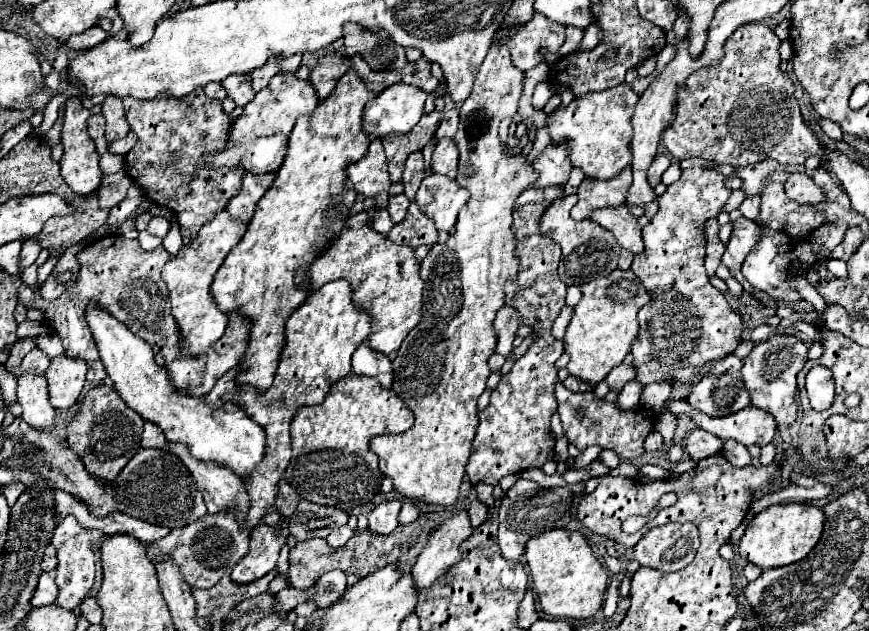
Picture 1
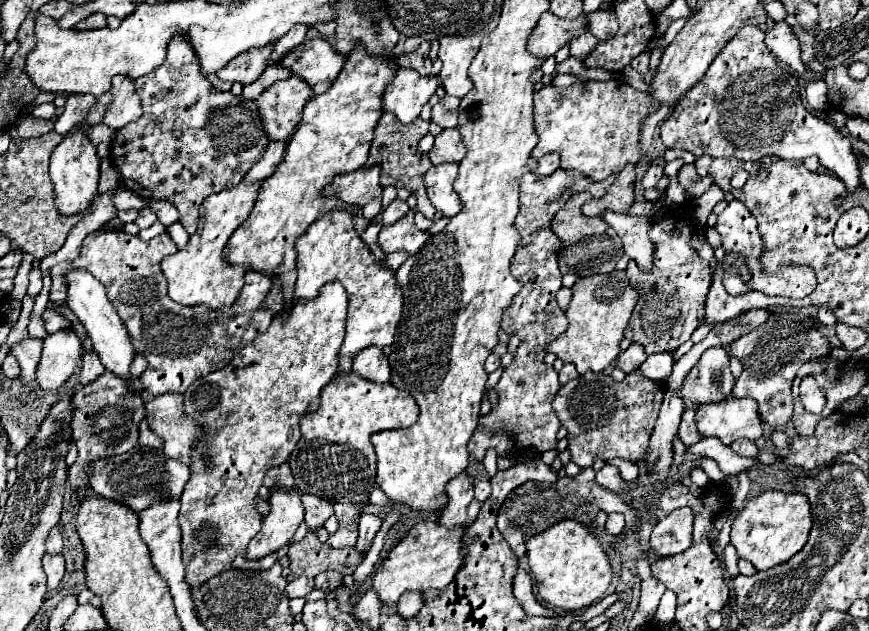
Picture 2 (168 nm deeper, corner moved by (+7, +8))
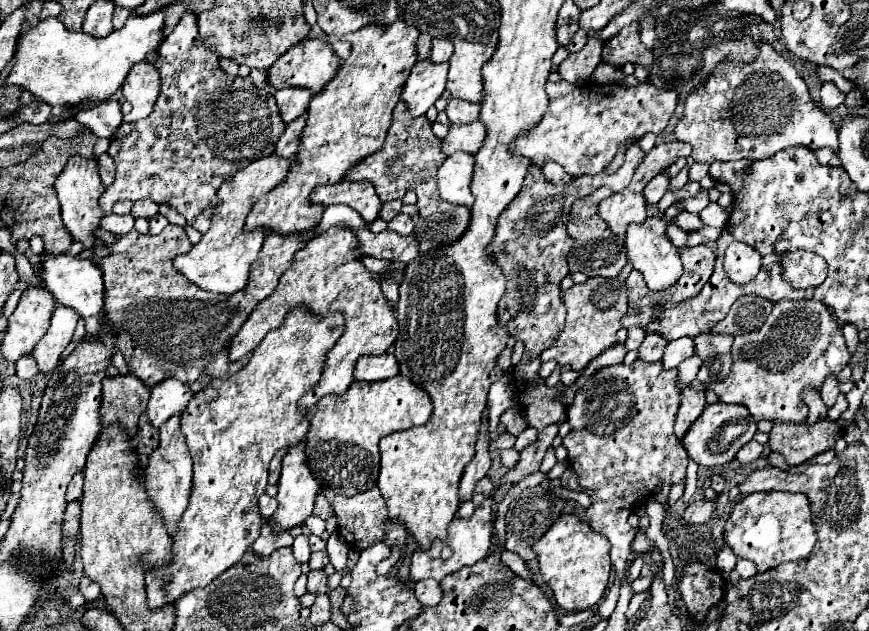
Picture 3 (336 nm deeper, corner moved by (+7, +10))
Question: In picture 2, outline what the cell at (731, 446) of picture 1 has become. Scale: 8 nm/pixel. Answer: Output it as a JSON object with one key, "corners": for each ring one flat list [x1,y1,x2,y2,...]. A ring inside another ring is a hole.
{"corners":[[736,440,736,444,730,444,730,448,738,454,738,456,746,456,746,458,756,458,758,448,754,442,750,440]]}

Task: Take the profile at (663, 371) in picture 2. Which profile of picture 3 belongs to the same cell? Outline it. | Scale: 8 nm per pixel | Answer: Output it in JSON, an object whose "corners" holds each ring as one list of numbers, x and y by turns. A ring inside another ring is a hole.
{"corners":[[680,338,680,340,672,340,668,346,666,346,666,352,664,352,664,368,678,368,680,362,684,362,686,358,690,358,694,354,694,338]]}

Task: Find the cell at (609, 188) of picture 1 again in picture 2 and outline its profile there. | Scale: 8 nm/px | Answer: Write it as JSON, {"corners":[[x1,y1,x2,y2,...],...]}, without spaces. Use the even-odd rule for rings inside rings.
{"corners":[[626,164,624,170,616,176,612,188,598,198,598,200,588,200,582,208,584,216,600,216,604,210,614,210,614,212,626,212,628,206,634,202,634,182,636,182,636,172,634,164]]}

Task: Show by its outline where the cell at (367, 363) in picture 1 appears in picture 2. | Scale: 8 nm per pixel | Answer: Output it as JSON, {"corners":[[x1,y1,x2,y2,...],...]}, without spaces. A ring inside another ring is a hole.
{"corners":[[368,346,360,354,356,354,352,370,370,382,388,382,390,380,388,358,376,346]]}

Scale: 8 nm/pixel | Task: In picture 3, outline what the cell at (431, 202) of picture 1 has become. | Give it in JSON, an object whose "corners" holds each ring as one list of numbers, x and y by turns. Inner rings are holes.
{"corners":[[456,152,448,156,438,168,438,188,440,196,446,202,462,204,468,208,472,206,474,202,474,194,470,190,472,170,474,170,472,158,474,156,468,152]]}

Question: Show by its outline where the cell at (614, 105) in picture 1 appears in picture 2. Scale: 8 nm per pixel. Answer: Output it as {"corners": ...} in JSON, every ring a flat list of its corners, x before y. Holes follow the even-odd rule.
{"corners":[[622,80,608,82,576,82,568,88,556,90,550,84,542,86,534,94,534,124,538,134,538,144,532,150,534,158,548,152,558,152,564,170,578,170,590,180,604,180,618,174,624,164,636,164,640,160,638,140,640,140,640,120,654,108,648,92,640,92]]}

